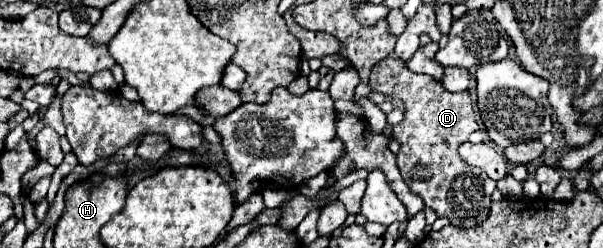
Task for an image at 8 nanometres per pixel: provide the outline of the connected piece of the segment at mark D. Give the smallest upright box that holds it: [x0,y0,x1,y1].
[369,57,495,227]

